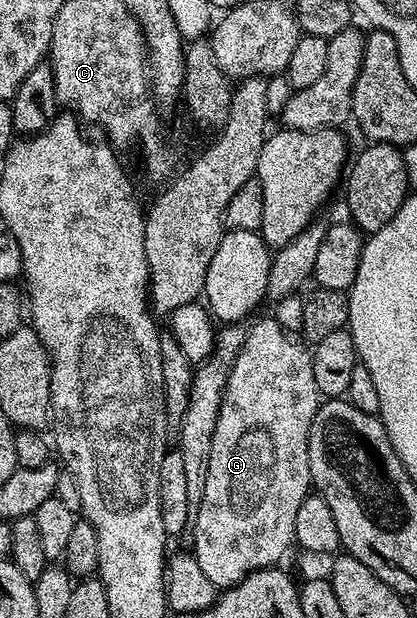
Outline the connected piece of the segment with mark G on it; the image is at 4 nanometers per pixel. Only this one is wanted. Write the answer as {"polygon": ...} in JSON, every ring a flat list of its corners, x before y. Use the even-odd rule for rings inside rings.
{"polygon":[[275,317,260,318,247,327,242,348,228,373,218,428,214,428,214,444,210,444,206,488,202,492,202,504,194,511,194,553,198,568,218,588,236,586,256,570,275,567,279,563,276,561,288,549,293,549,298,507,313,489,308,437,322,396,318,384,314,384,311,353,303,341,296,341,300,340,283,330]]}

